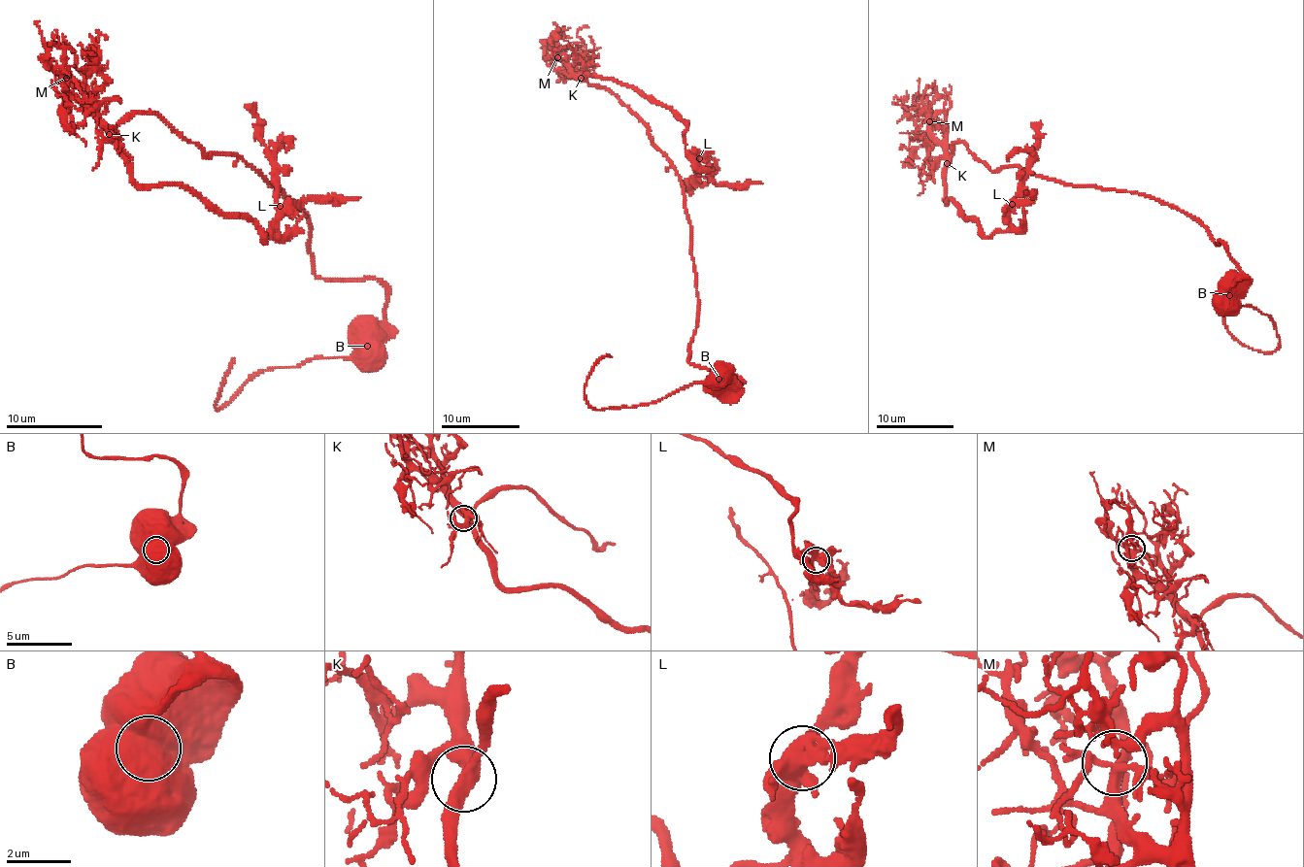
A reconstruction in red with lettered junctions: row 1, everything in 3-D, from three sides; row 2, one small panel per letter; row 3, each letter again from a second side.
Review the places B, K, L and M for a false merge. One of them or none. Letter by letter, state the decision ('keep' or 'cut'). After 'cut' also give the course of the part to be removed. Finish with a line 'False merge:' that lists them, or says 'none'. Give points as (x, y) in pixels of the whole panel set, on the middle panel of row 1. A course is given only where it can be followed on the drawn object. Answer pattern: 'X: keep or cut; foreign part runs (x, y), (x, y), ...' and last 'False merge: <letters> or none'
B: cut; foreign part runs (718, 378), (689, 383), (655, 401), (595, 410), (586, 401), (586, 376), (601, 357), (612, 356)
K: keep
L: keep
M: keep
False merge: B

